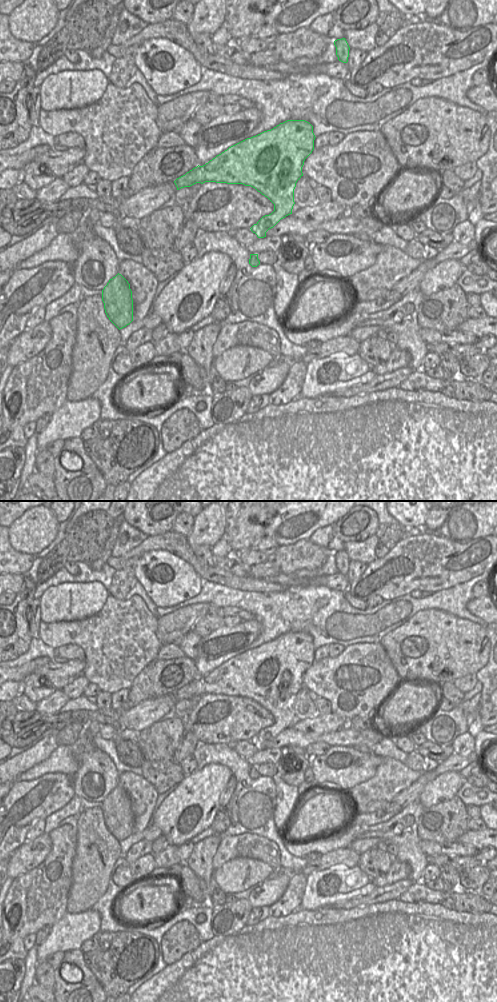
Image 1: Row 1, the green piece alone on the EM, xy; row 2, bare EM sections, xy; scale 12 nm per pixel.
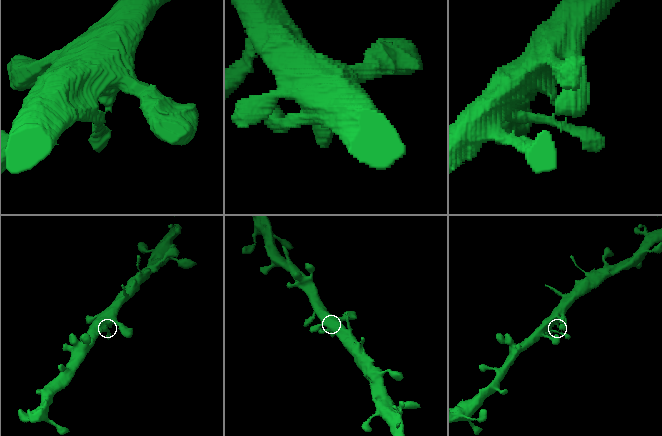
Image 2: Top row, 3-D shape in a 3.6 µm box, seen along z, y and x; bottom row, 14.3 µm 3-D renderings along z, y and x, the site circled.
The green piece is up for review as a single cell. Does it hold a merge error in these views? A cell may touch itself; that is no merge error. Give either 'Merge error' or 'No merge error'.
No merge error.

